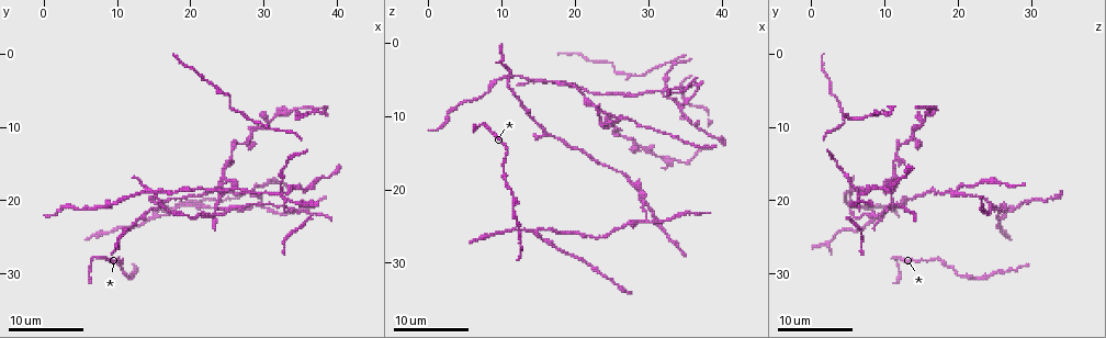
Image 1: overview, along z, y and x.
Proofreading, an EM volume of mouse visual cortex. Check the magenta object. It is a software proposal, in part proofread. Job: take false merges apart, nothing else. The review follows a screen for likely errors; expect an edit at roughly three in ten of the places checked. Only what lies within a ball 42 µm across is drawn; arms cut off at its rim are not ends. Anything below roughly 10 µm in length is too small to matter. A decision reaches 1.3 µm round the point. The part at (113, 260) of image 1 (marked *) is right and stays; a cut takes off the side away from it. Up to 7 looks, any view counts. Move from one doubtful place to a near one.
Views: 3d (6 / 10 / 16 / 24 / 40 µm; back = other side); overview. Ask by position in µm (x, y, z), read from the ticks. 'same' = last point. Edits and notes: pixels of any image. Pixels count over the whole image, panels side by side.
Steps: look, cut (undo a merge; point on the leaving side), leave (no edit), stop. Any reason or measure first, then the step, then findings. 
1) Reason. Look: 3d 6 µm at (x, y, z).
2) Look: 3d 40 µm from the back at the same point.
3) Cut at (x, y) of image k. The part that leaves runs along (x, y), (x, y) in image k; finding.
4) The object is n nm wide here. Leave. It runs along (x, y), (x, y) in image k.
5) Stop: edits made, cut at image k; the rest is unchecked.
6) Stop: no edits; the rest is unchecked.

Branch point. Look: 3d 10 µm at (15.0, 22.5, 26.0).

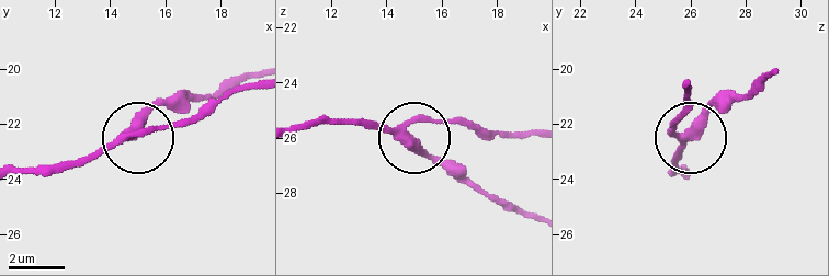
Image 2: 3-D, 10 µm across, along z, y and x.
Look: 3d 10 µm from the back at (14.7, 22.3, 25.8).

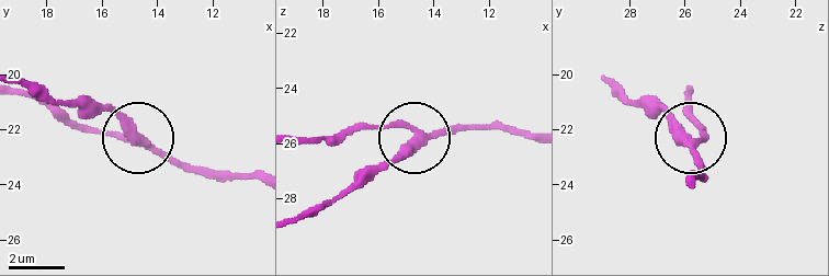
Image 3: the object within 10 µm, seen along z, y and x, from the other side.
3 arms meet here. Leave. One neuron here.

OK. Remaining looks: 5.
Small branch off a trunk. Look: 3d 10 µm at (28.5, 18.5, 20.0).

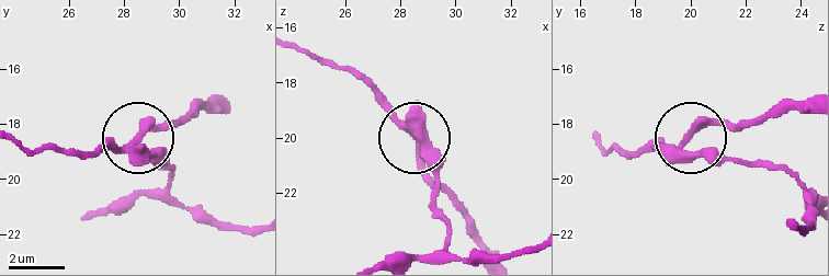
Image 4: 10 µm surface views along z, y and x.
Cut at (99, 148) of image 4. The part that leaves runs along (128, 150), (22, 145) in image 4; two neurons meet here.

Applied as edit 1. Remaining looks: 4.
Redraw. Look: overview.

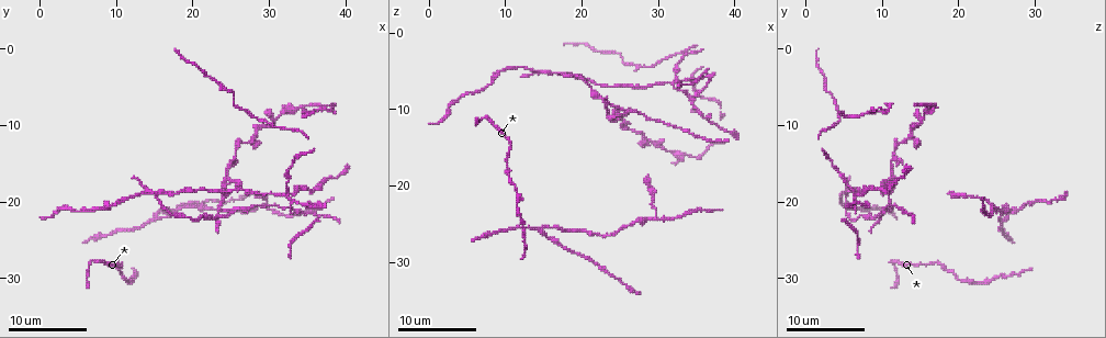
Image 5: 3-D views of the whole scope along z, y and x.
Four-way junction. Look: 3d 16 µm at (32.0, 19.0, 6.5).

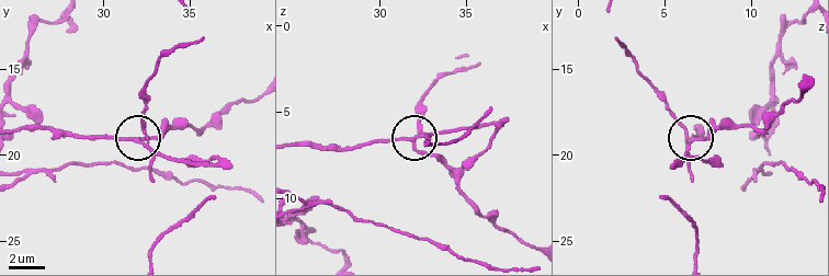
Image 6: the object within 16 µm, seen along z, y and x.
4 arms meet here. Cut at (142, 127) of image 6. Two neurons meet here.

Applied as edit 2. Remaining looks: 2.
Stop: edits made, cut at image 4, cut at image 6; the rest is unchecked.

